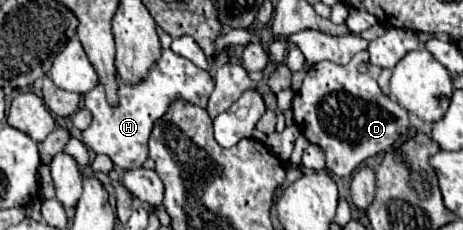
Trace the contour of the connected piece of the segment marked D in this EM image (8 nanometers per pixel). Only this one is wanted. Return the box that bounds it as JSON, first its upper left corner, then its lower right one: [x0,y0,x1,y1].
[292,52,410,178]

